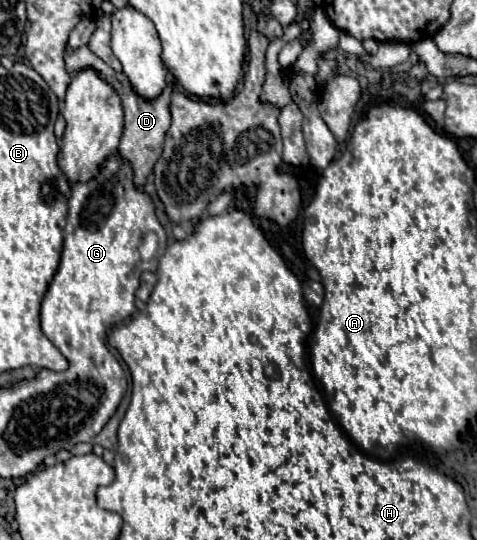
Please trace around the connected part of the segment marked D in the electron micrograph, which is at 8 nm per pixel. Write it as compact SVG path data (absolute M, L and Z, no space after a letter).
M81 47L77 49L75 53L65 53L65 65L67 65L67 71L71 75L75 75L81 67L93 67L95 71L99 71L99 75L111 83L115 87L115 91L119 93L121 97L121 103L123 103L123 111L125 111L125 131L123 131L123 137L121 137L121 145L119 145L119 153L123 159L127 159L133 169L135 169L135 183L141 187L147 179L147 175L151 173L155 161L161 157L161 149L163 149L163 139L165 139L165 133L171 125L171 113L169 113L169 99L171 99L171 93L173 89L179 85L177 79L171 75L171 81L169 85L163 89L163 93L155 99L143 99L139 97L135 91L133 91L133 85L129 83L129 79L123 75L123 73L117 73L113 71L109 65L105 65L99 57L95 57L89 47Z

